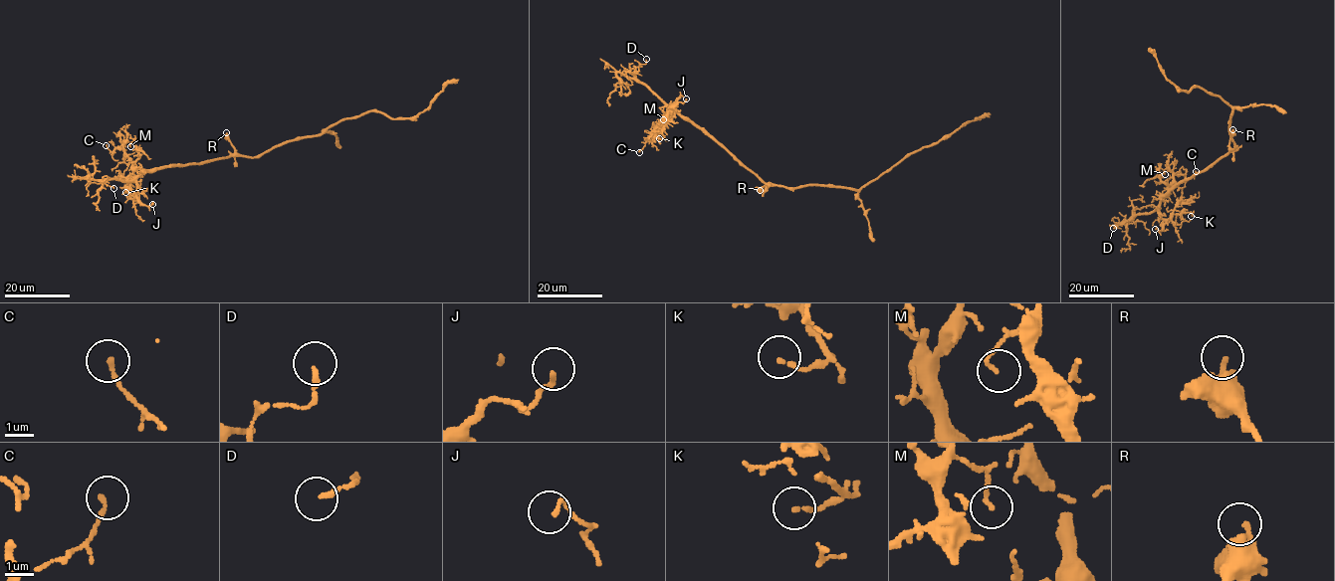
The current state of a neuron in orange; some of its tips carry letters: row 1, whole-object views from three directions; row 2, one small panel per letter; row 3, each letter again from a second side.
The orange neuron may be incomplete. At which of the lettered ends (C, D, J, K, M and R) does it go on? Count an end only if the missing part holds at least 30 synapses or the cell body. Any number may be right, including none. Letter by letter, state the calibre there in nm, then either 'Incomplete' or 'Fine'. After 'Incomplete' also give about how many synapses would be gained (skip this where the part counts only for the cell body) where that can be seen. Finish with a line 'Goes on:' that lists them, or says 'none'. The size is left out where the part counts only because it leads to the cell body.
C: Thickness 170 nm. Fine
D: Thickness 160 nm. Fine
J: Thickness 160 nm. Fine
K: Thickness 140 nm. Fine
M: Thickness 130 nm. Fine
R: Thickness 280 nm. Fine
Goes on: none

